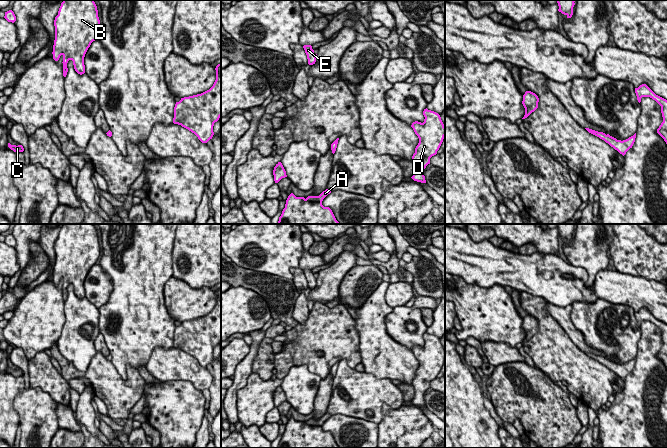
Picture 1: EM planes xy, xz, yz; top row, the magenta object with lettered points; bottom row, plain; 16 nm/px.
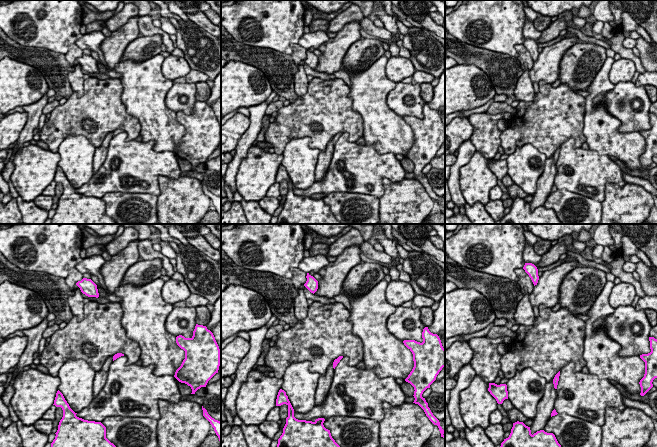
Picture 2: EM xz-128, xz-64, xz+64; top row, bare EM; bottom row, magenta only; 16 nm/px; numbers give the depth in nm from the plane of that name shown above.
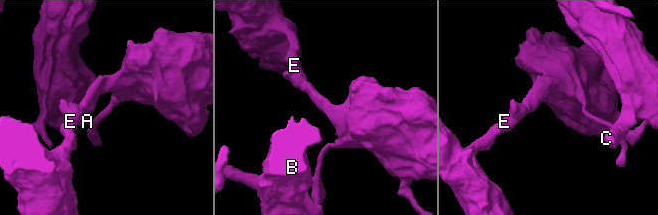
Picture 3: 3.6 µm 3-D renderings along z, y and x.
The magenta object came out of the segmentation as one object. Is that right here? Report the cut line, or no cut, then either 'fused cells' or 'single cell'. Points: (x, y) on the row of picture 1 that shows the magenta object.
xz (332, 150), (334, 152) | fused cells

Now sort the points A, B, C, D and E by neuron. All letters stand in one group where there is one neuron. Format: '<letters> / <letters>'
A B C / D E

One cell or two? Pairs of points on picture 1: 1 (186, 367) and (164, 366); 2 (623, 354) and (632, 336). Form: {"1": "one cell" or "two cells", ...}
{"1": "one cell", "2": "one cell"}

